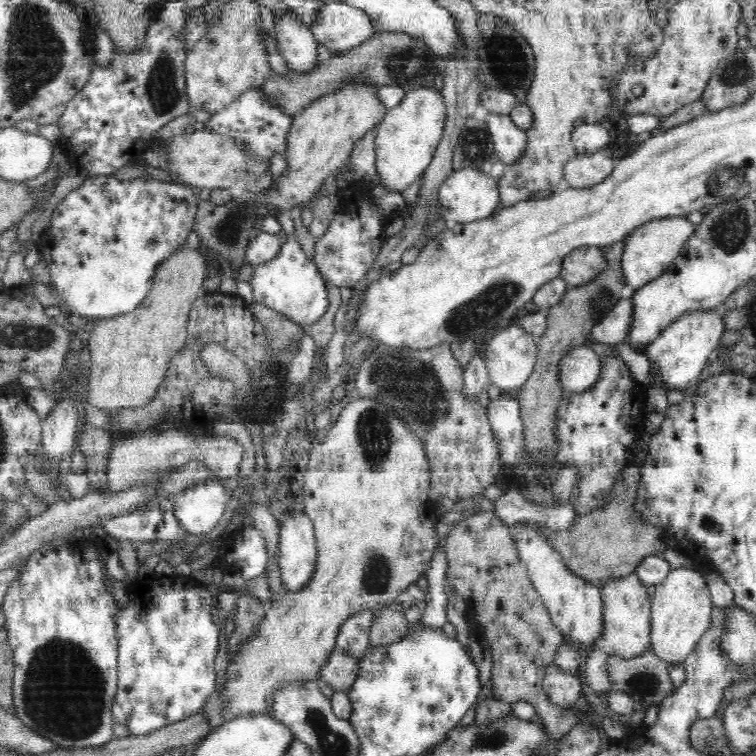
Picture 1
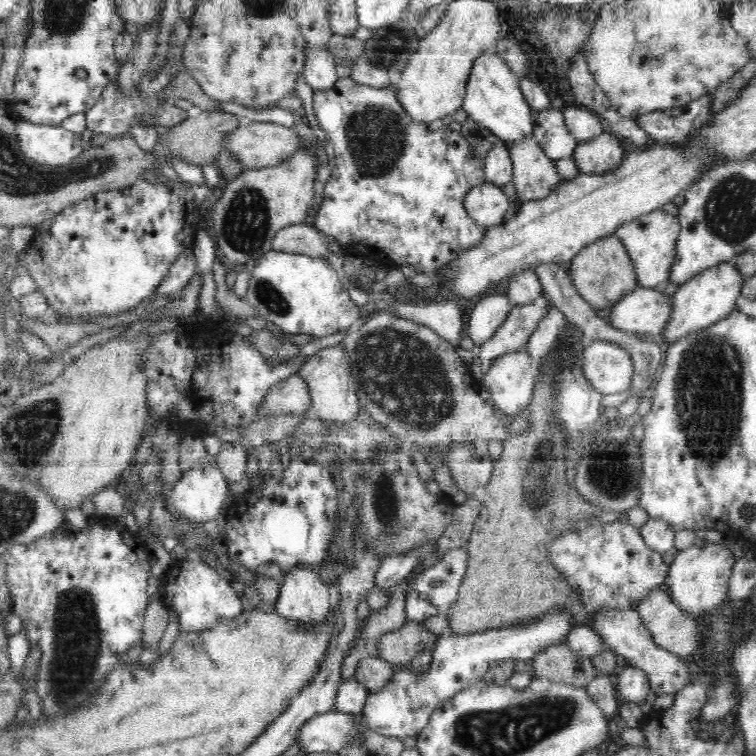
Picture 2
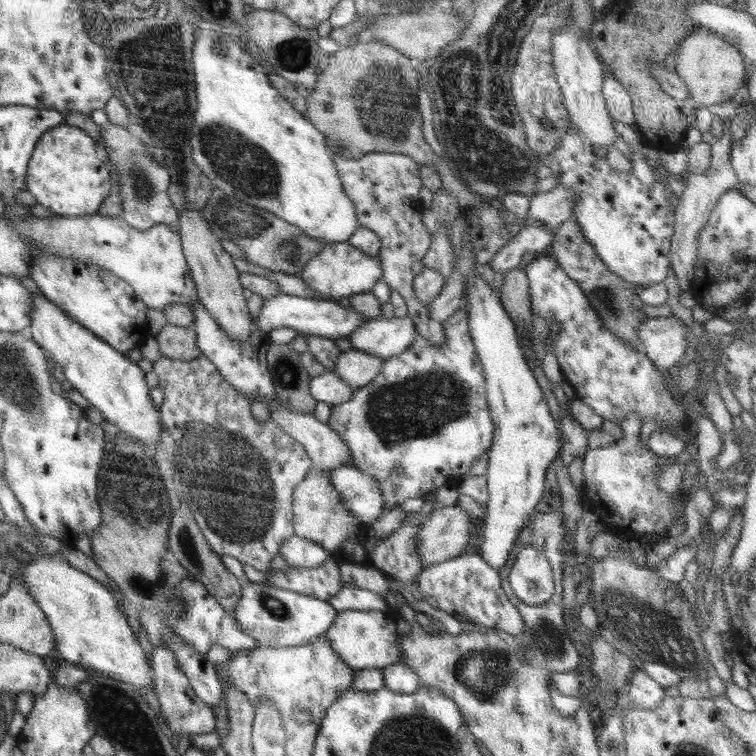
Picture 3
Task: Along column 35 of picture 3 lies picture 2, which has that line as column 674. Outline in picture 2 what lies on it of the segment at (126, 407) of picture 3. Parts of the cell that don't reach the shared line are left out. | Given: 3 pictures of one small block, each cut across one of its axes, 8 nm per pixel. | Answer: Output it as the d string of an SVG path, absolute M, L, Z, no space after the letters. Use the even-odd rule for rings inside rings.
M734 261L722 262L718 266L710 266L708 270L702 270L698 276L679 286L679 290L673 295L670 320L662 330L662 337L666 338L669 344L700 329L705 329L732 313L745 281L735 269Z

